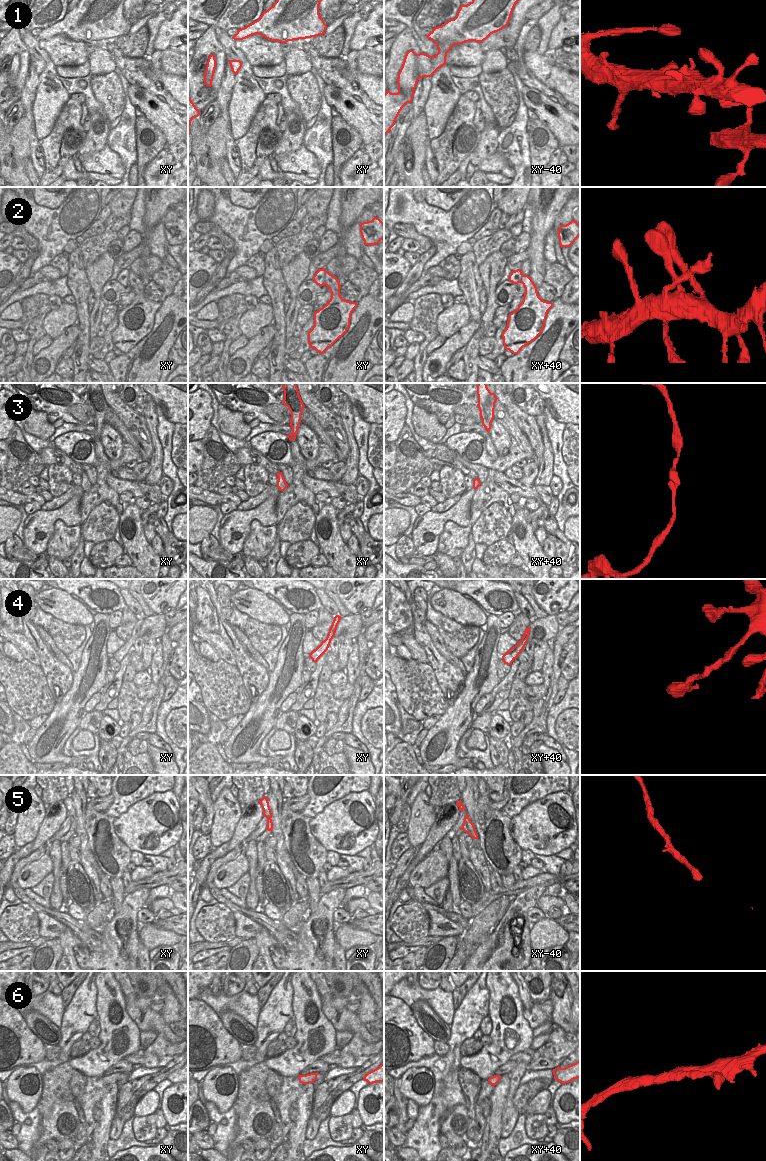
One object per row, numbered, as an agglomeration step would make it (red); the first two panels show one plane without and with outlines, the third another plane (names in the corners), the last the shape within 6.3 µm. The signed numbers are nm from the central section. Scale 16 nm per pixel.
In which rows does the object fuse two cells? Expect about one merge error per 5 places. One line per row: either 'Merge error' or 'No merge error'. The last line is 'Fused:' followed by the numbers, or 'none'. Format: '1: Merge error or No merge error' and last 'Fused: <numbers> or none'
1: No merge error
2: No merge error
3: No merge error
4: No merge error
5: No merge error
6: No merge error
Fused: none

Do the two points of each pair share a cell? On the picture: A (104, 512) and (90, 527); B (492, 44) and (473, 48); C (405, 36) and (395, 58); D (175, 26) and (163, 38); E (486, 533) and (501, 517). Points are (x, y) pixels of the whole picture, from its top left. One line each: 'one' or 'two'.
A: one
B: two
C: one
D: one
E: one

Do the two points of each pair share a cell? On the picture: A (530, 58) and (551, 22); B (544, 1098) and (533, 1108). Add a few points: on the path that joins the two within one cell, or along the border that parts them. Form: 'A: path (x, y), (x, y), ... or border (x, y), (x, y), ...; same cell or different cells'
A: border (536, 51), (543, 54); different cells
B: path (541, 1101), (536, 1106); same cell

